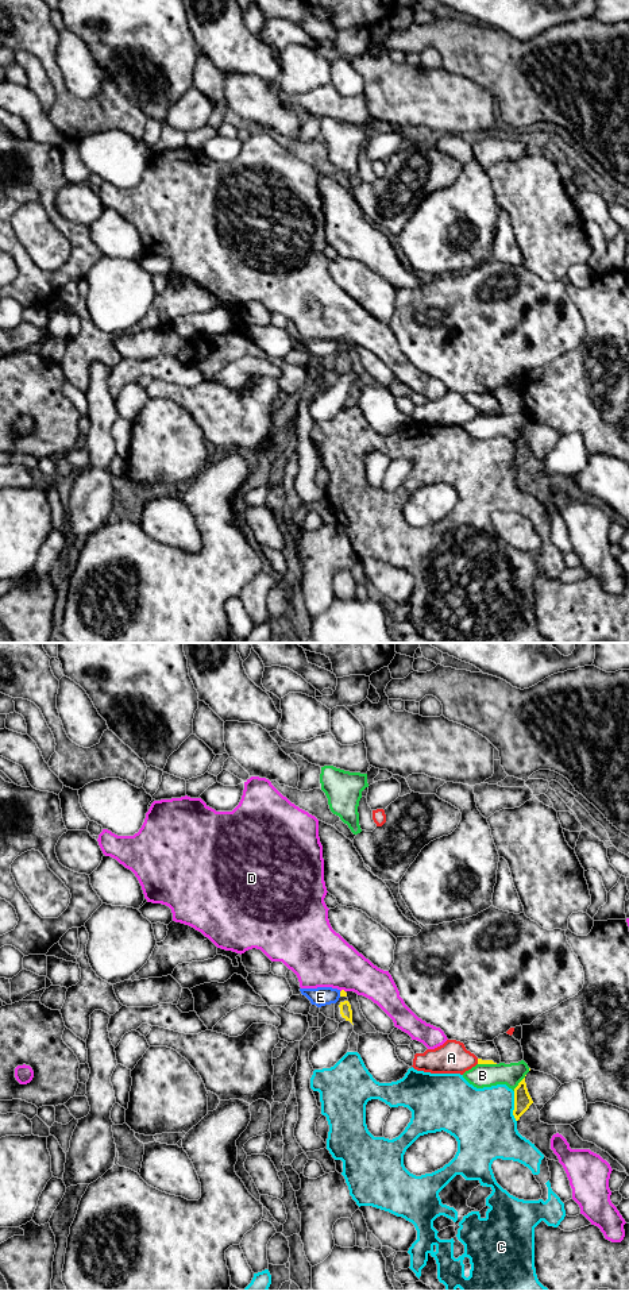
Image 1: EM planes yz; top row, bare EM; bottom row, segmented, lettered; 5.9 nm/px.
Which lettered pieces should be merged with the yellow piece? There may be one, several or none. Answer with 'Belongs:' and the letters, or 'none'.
Belongs: none

